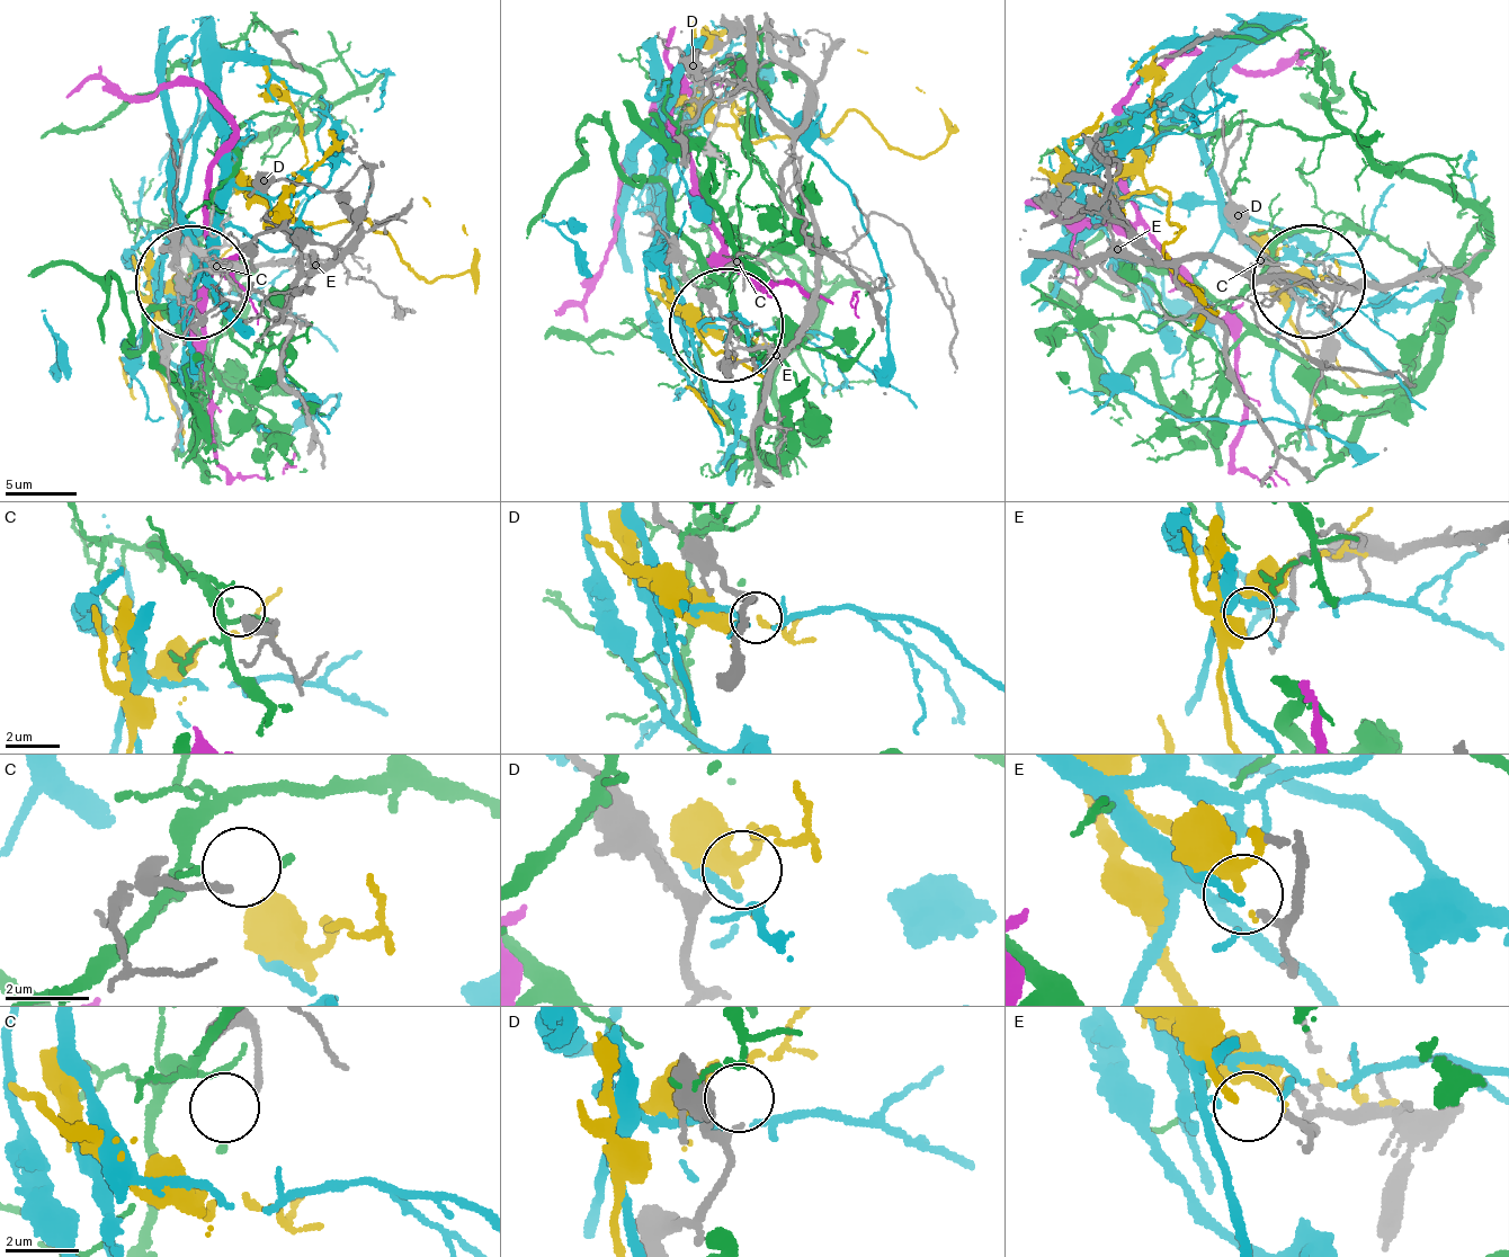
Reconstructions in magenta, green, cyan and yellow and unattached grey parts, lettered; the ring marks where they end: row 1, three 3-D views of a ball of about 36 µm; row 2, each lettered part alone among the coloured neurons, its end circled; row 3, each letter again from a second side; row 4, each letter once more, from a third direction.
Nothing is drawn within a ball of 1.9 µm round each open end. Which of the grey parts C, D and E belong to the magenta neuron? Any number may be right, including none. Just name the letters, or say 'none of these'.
none of these

